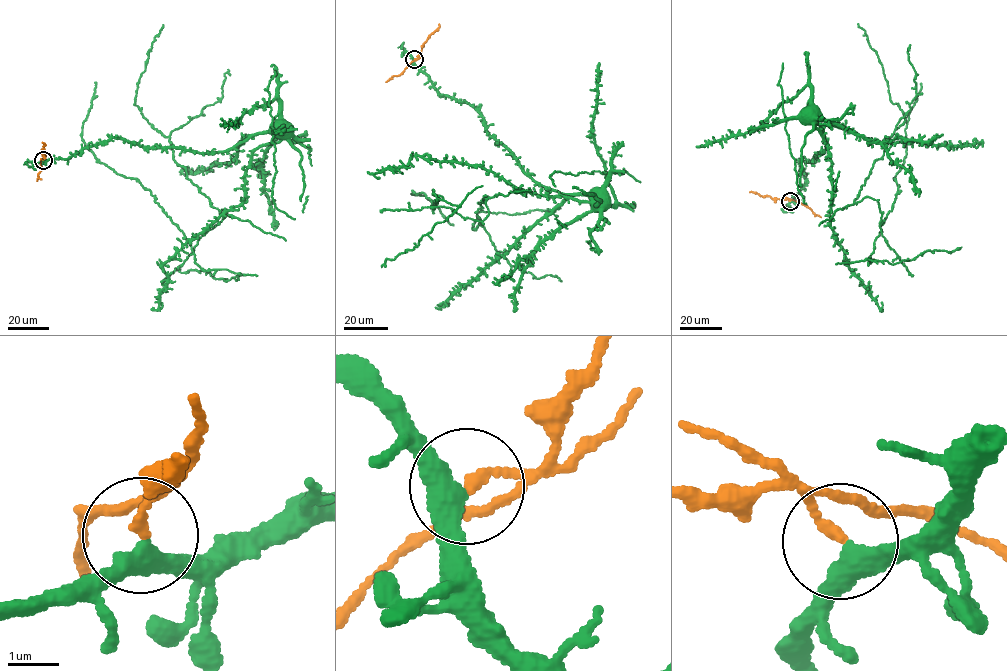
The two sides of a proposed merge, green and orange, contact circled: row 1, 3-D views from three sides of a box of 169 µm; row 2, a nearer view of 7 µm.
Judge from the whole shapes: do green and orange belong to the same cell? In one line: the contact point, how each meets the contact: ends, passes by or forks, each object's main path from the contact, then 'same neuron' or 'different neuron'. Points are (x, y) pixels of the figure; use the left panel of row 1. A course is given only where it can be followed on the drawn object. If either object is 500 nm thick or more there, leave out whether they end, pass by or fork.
place (43, 160); green passes by; orange ends; course green (43, 160), (66, 160), (112, 138), (122, 138), (144, 147), (215, 153), (275, 127); course orange (43, 160), (42, 142); different neuron

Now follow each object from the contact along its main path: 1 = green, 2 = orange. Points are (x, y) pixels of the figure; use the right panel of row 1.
1: (790, 201), (805, 185), (801, 161), (812, 162), (825, 147), (820, 125), (804, 116)
2: (790, 201), (750, 191)

